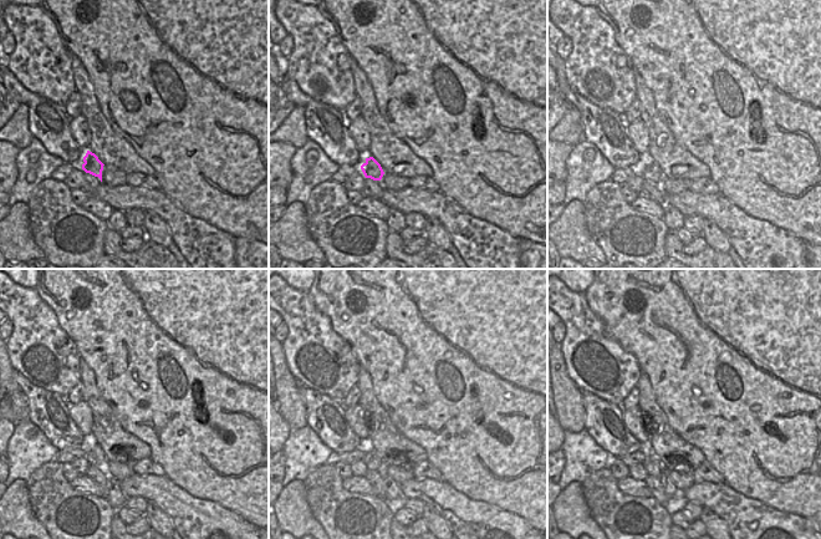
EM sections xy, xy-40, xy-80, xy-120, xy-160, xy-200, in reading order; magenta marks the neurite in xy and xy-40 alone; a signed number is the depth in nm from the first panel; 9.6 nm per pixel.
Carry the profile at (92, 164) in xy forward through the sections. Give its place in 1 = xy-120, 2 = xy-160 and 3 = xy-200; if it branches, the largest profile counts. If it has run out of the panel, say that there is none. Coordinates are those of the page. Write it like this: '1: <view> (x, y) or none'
1: xy-120 (96, 451)
2: xy-160 (376, 464)
3: xy-200 (653, 467)

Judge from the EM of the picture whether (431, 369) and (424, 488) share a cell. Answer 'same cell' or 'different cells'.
different cells

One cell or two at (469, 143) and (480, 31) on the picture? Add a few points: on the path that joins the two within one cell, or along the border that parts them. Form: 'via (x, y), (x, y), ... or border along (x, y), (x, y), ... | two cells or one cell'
via (469, 102), (469, 76), (432, 37), (439, 29) | one cell

